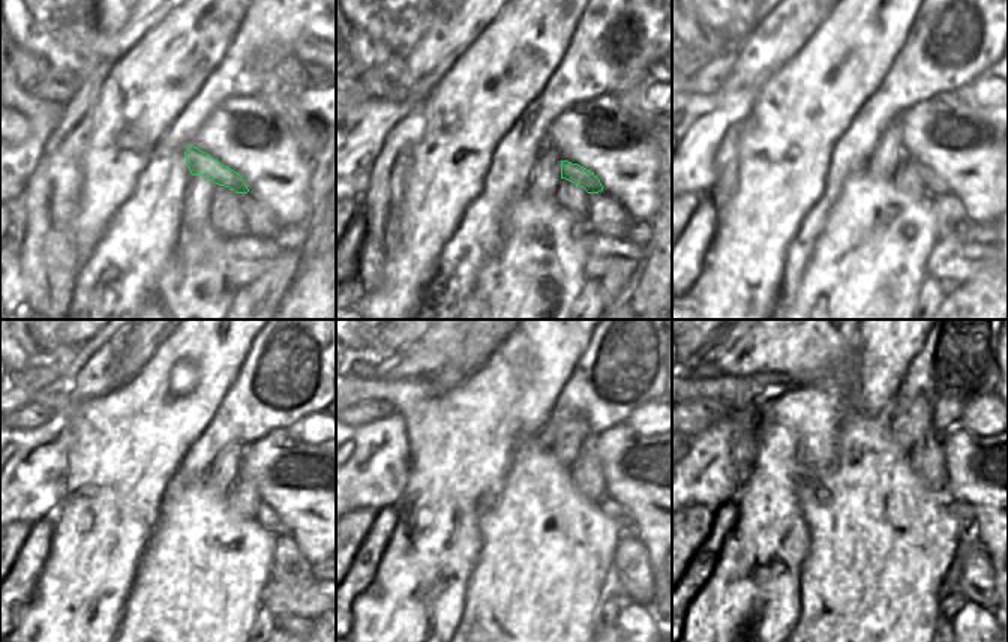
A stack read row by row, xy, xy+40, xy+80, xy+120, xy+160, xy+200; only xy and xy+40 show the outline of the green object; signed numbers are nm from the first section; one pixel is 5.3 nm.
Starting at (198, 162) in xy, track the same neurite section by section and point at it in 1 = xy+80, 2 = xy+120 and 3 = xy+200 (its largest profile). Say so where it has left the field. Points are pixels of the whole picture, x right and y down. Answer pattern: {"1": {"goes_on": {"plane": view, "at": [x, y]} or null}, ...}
{"1": {"goes_on": {"plane": "xy+80", "at": [932, 183]}}, "2": {"goes_on": {"plane": "xy+120", "at": [264, 515]}}, "3": {"goes_on": {"plane": "xy+200", "at": [963, 515]}}}

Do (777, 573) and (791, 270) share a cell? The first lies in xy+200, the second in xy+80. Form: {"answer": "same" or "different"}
{"answer": "different"}

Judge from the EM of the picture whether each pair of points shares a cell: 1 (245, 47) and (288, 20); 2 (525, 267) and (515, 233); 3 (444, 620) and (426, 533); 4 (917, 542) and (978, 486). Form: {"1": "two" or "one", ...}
{"1": "one", "2": "one", "3": "one", "4": "two"}

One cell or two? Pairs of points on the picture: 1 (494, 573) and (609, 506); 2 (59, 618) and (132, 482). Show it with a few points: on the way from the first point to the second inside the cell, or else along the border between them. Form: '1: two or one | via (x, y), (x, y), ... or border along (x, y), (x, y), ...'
1: two | border along (599, 501), (602, 506)
2: one | via (84, 584), (107, 516)

